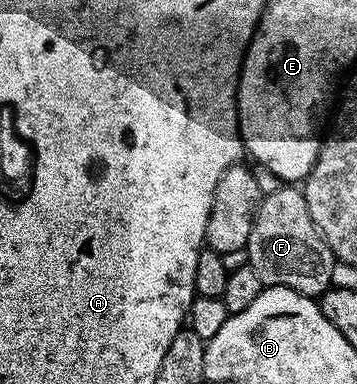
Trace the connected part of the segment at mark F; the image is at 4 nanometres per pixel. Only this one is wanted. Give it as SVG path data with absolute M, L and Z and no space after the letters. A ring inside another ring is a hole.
M280 185L276 193L263 195L258 205L258 212L252 225L252 233L248 237L244 248L248 265L256 269L260 281L268 287L287 287L301 295L321 297L332 286L332 269L336 262L330 246L322 240L321 233L312 221L312 213L308 213L308 201L305 194L297 186Z

